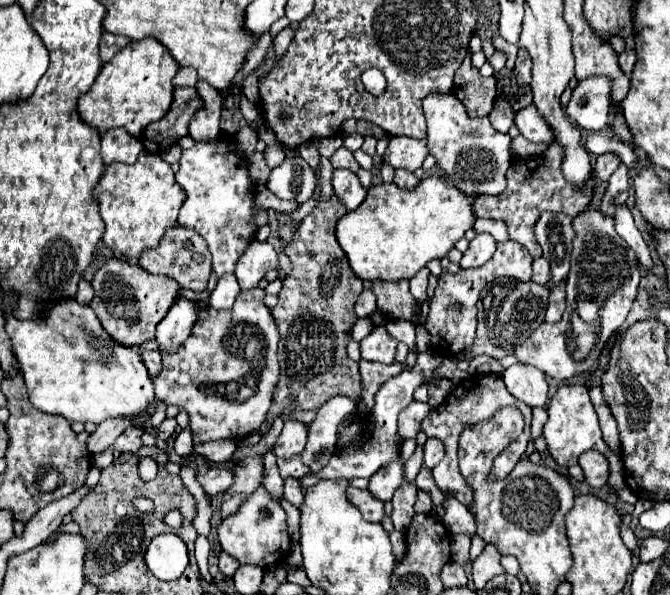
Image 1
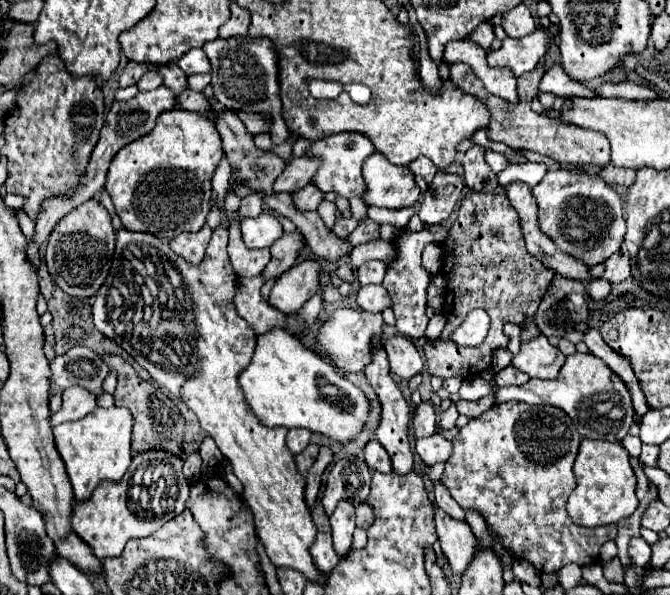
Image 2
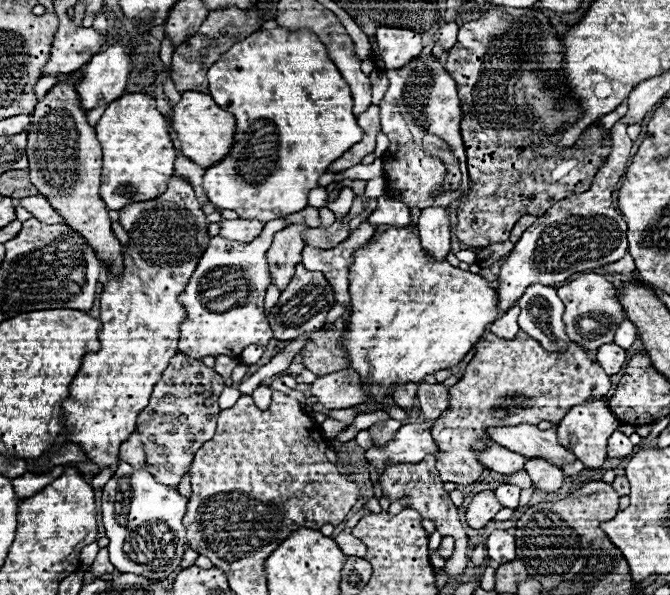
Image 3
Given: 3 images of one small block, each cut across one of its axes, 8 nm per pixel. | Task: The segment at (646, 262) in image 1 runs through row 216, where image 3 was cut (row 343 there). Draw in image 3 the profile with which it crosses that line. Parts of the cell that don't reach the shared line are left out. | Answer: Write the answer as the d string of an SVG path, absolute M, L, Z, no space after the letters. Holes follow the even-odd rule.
M624 320L624 322L620 324L620 328L616 330L614 344L618 344L618 346L620 346L620 348L624 348L624 350L628 350L628 348L632 346L632 342L636 340L636 336L638 336L636 326L634 326L630 320Z

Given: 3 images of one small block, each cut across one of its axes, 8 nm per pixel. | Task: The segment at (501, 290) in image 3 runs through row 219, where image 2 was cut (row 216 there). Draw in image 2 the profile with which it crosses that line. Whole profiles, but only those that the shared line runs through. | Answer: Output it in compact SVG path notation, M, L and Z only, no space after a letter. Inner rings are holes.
M566 168L550 170L542 182L532 188L532 194L538 202L540 230L552 236L560 250L590 266L608 260L620 250L626 232L622 200L614 186L604 182L598 174L578 174Z

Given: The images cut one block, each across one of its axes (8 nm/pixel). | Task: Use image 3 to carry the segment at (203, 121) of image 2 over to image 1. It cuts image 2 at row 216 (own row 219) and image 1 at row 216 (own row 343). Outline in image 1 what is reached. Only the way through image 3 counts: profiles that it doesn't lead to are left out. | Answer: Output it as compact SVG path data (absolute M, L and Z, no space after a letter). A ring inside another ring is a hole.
M142 152L136 164L108 164L104 176L94 188L94 196L100 204L100 216L106 224L102 236L104 244L126 258L138 258L144 250L156 248L164 232L176 224L186 194L176 182L168 162L156 154Z

